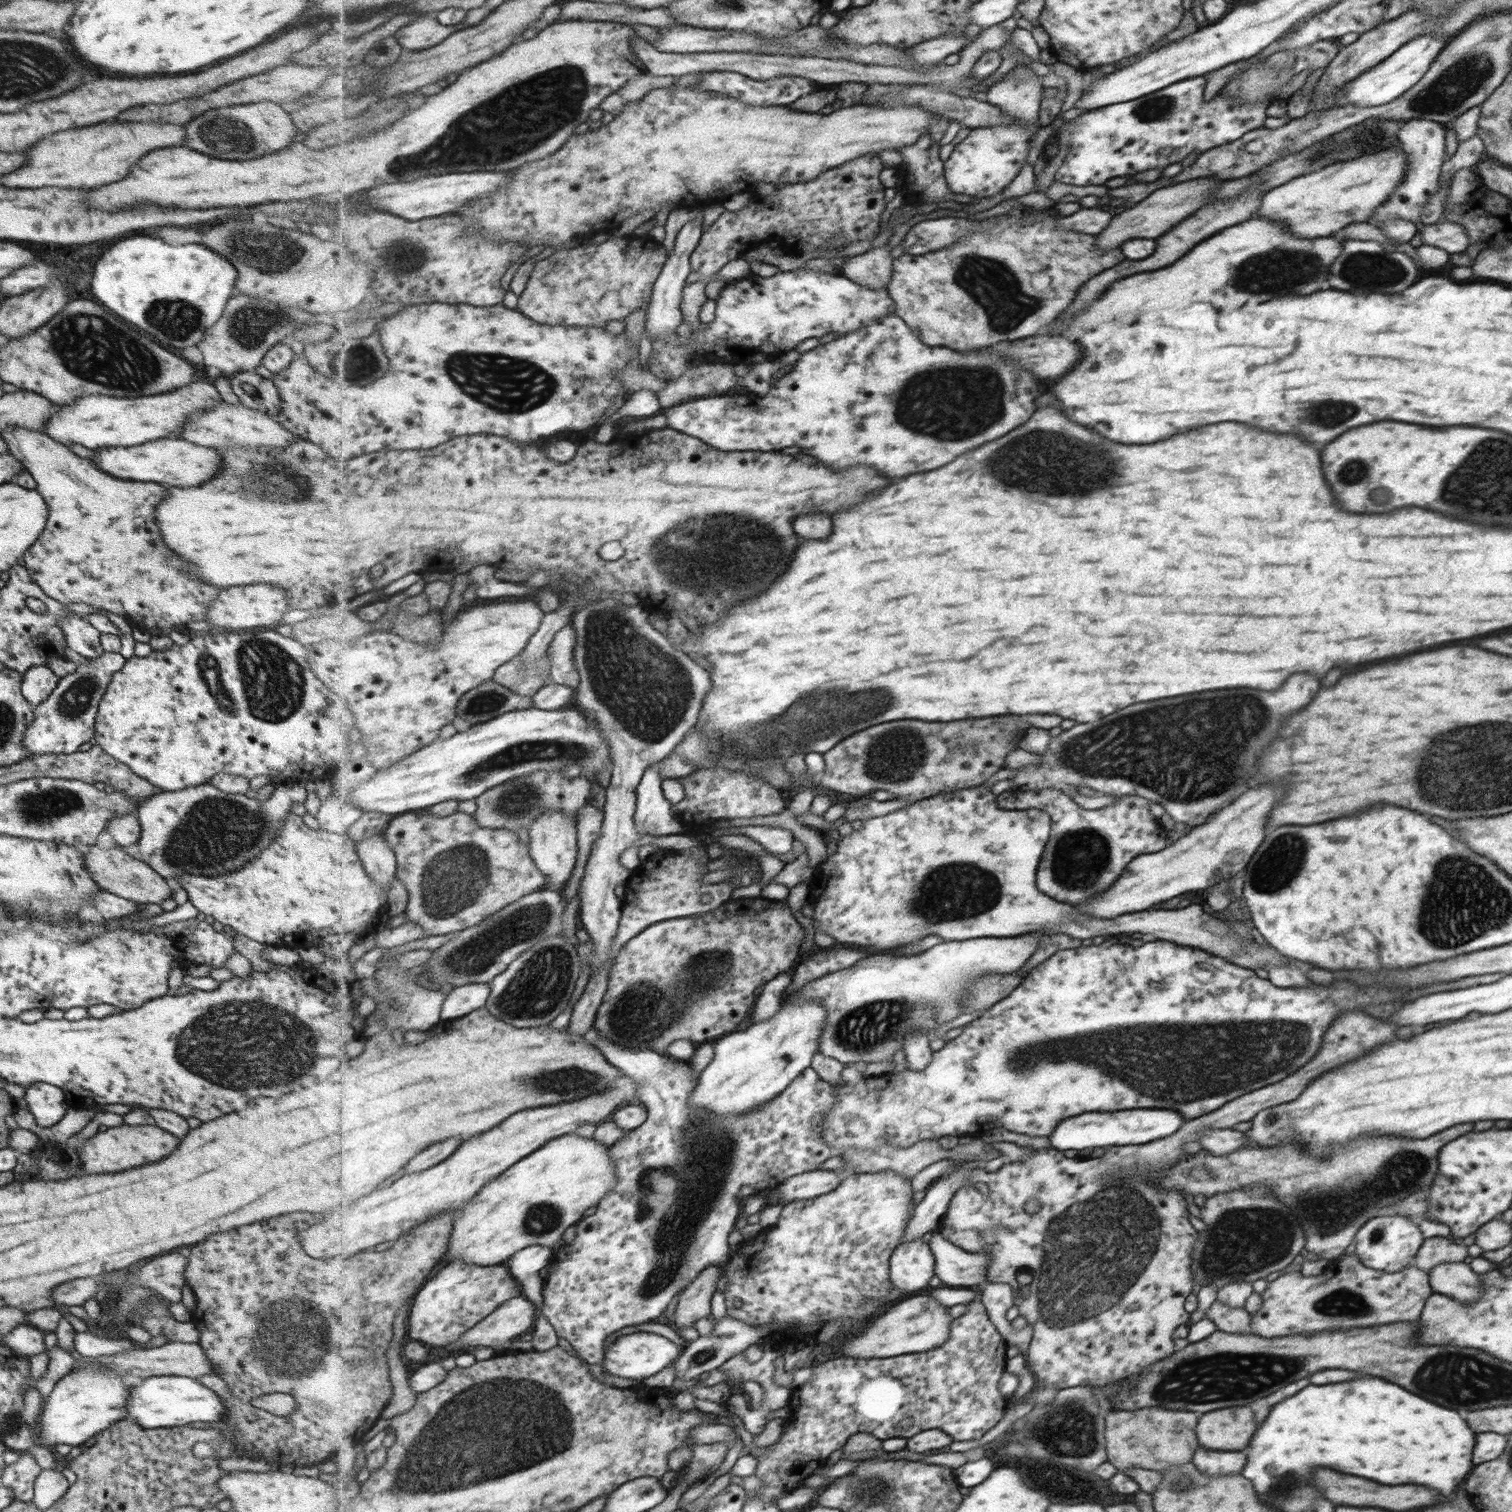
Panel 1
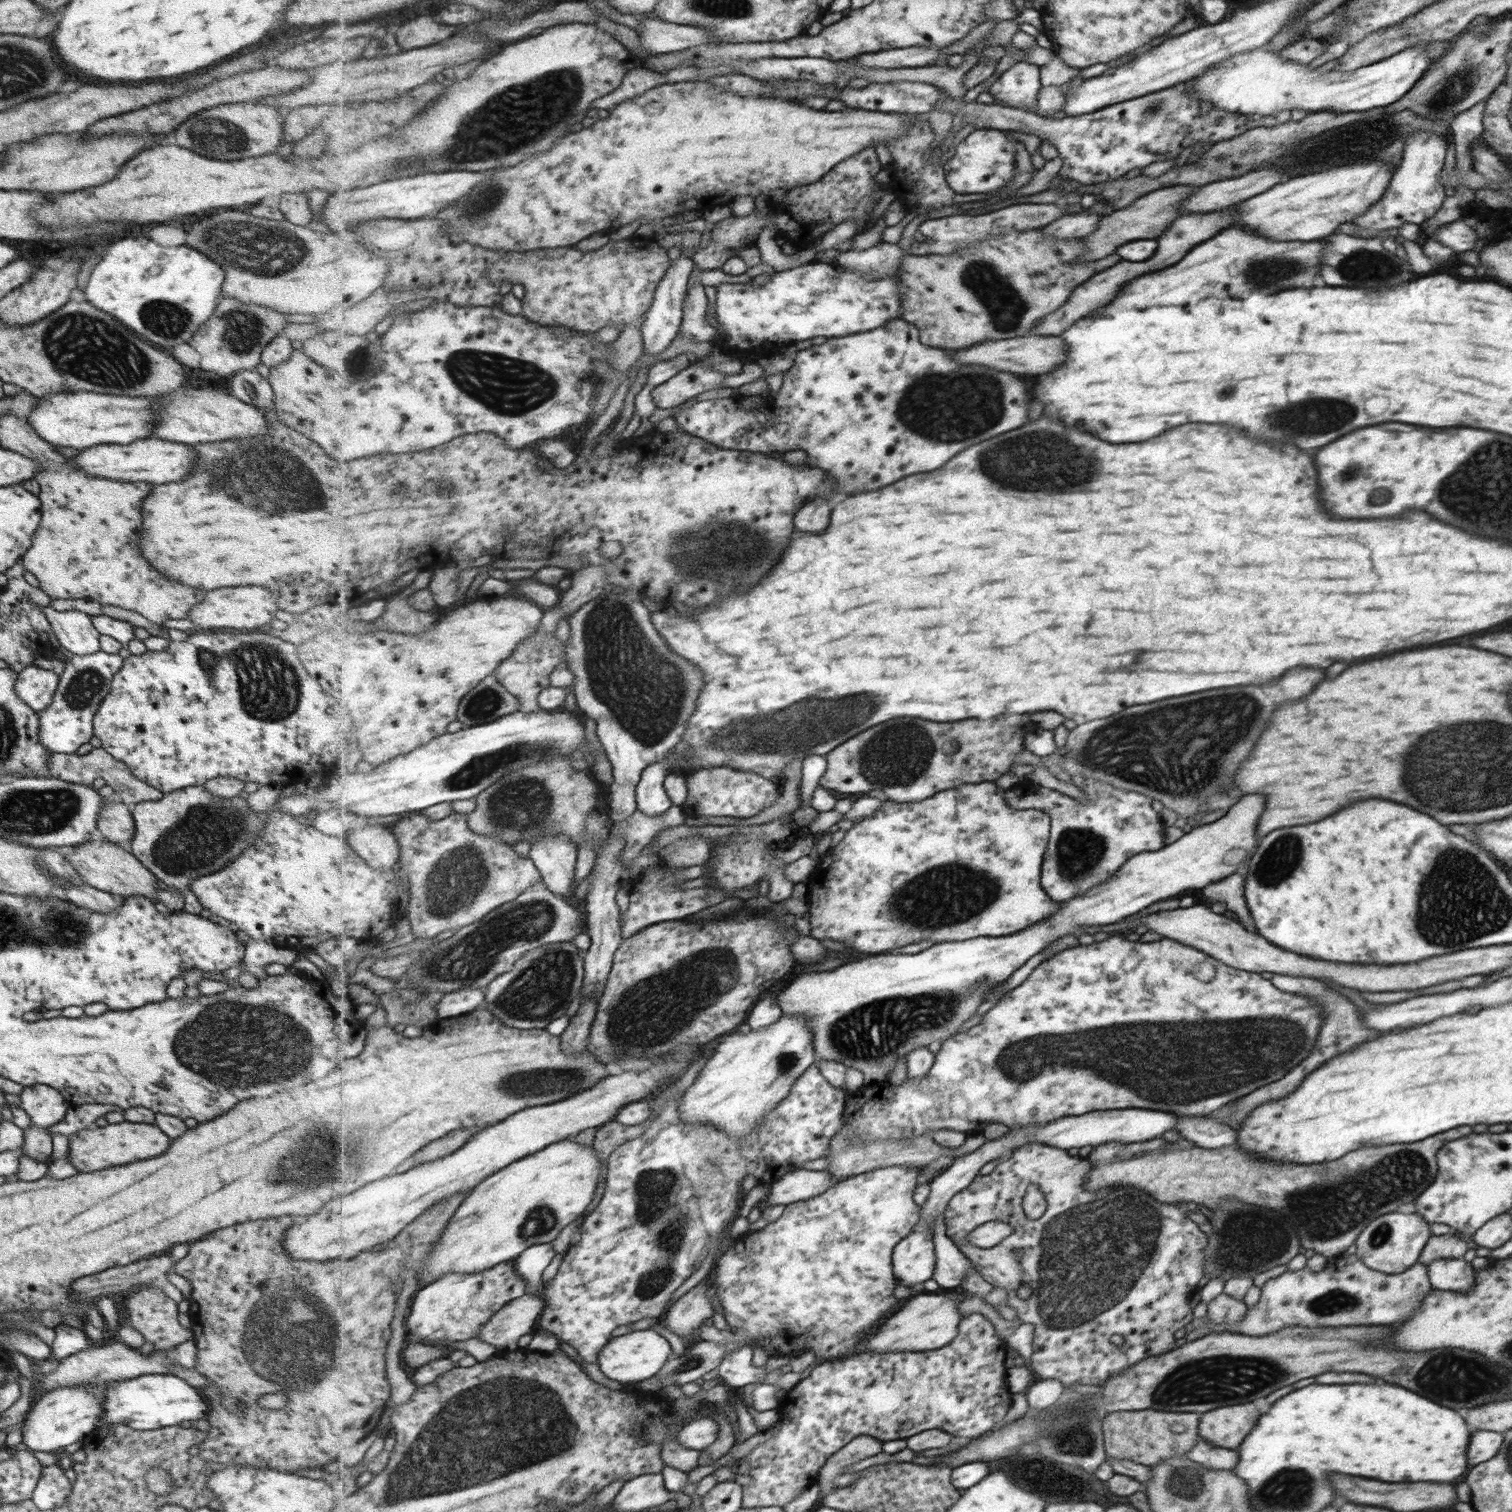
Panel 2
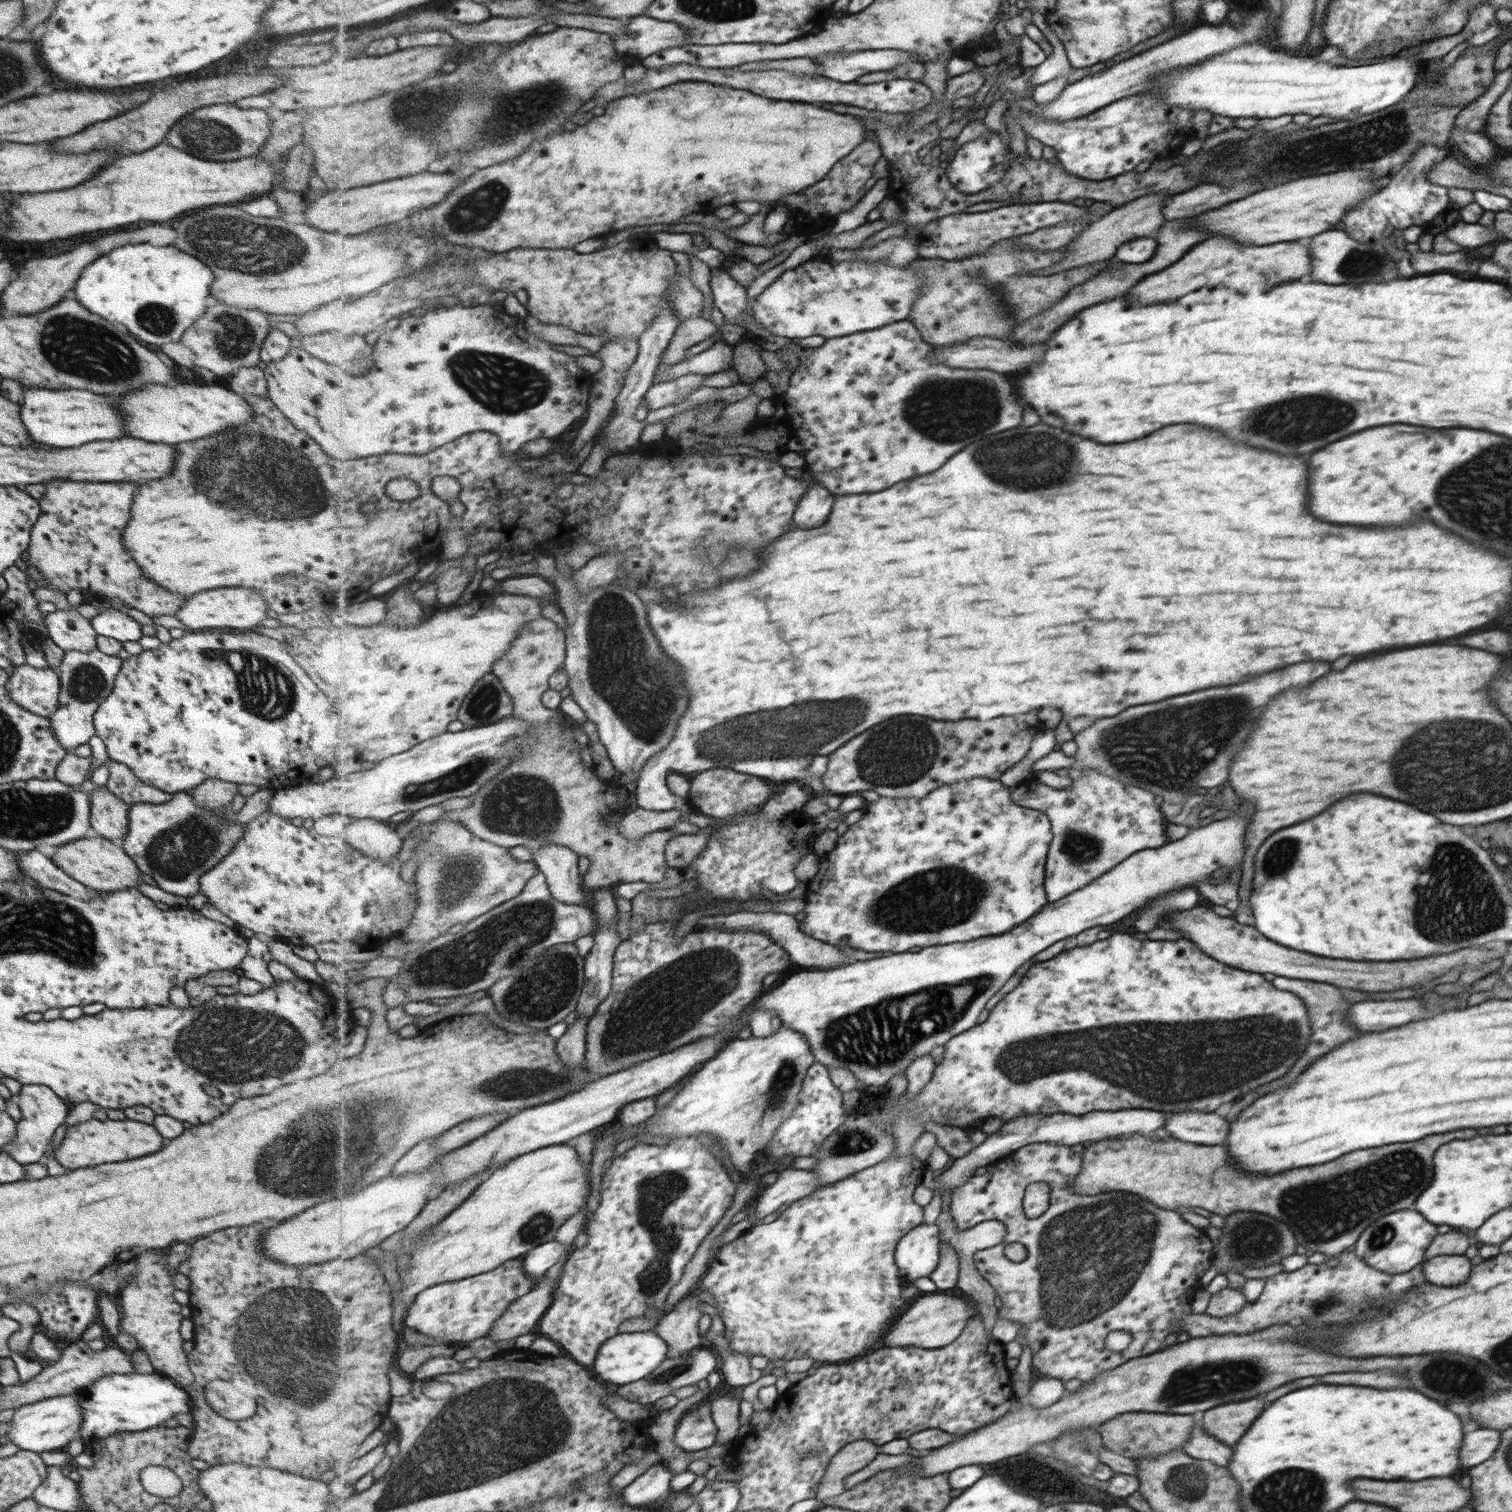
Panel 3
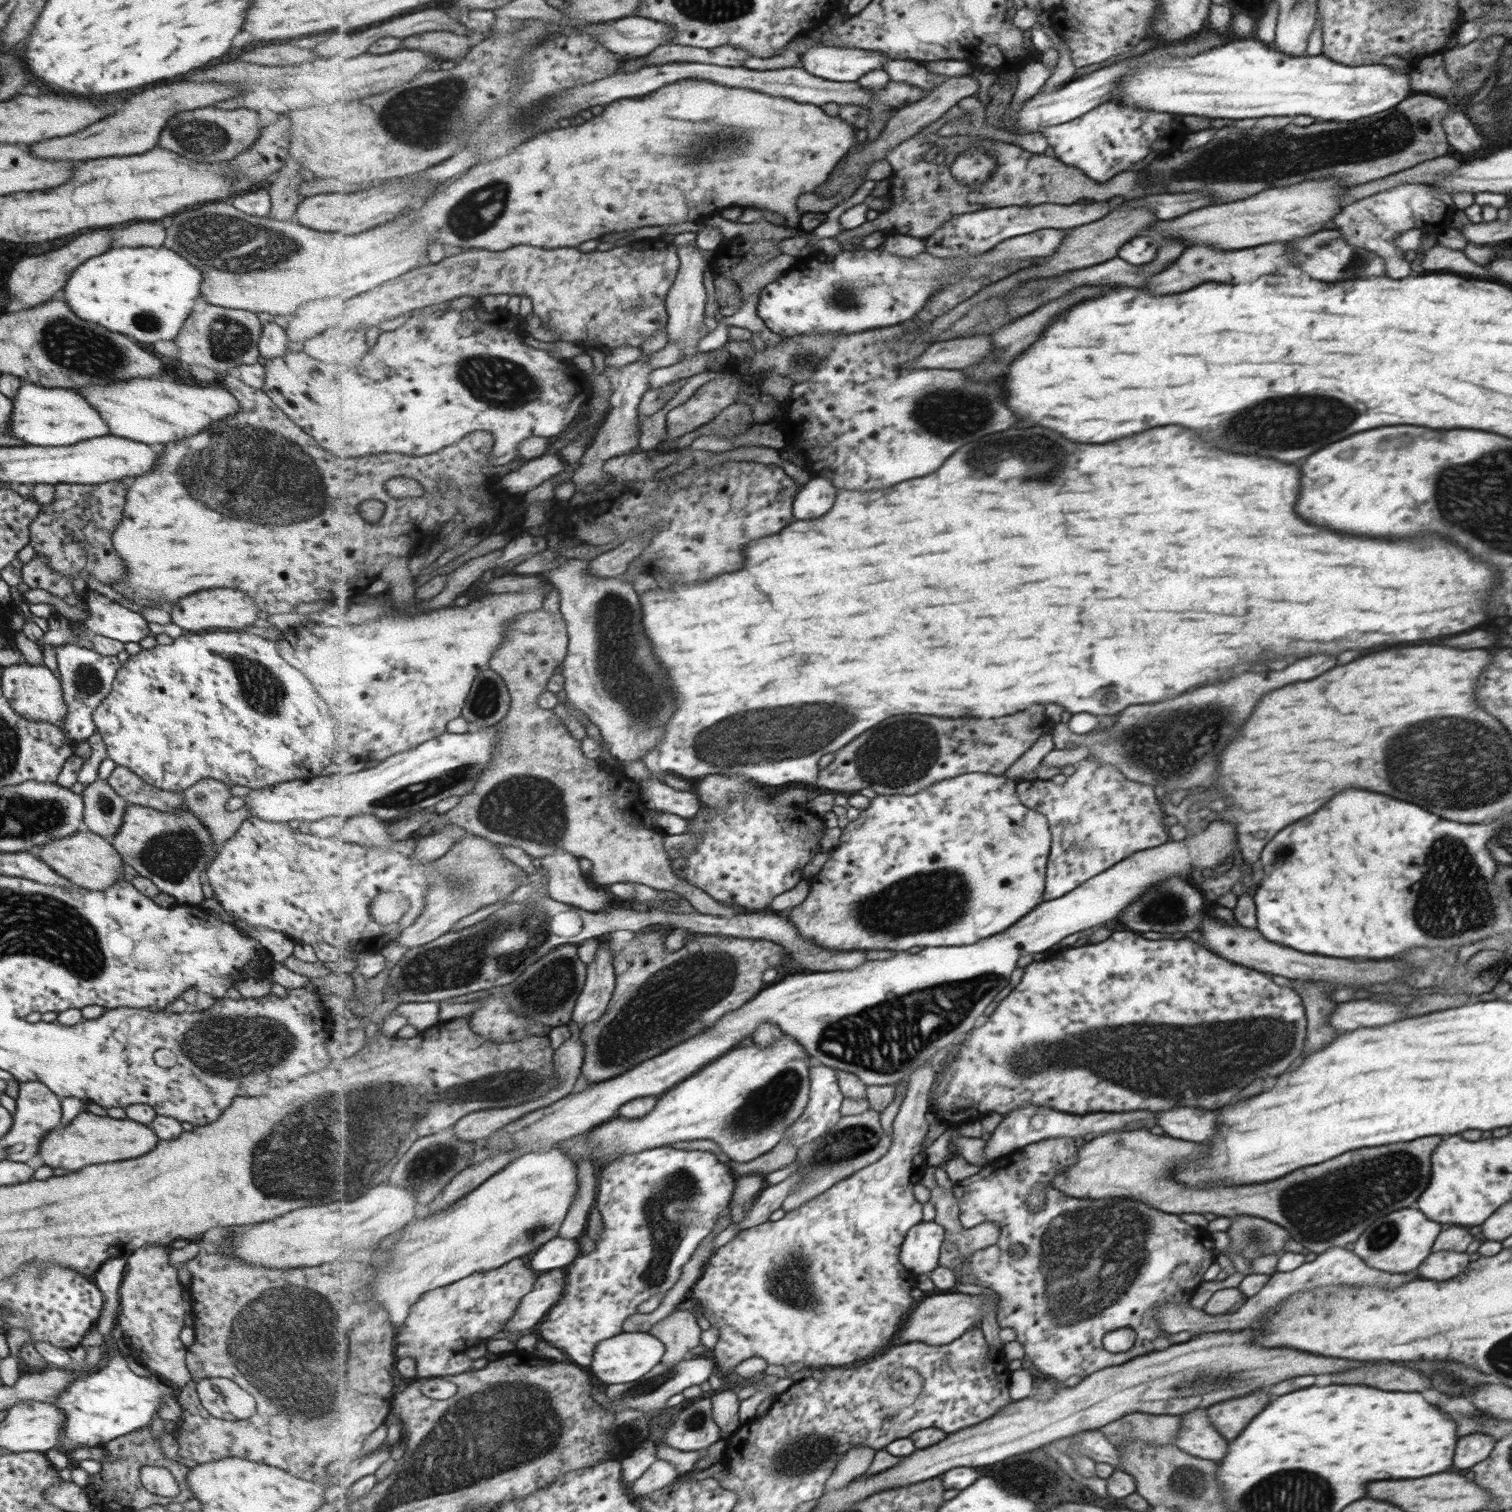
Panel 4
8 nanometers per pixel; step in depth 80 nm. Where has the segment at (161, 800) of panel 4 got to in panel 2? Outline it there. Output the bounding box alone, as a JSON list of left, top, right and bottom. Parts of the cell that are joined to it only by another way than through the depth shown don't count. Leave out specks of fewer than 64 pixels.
[47,747,163,807]

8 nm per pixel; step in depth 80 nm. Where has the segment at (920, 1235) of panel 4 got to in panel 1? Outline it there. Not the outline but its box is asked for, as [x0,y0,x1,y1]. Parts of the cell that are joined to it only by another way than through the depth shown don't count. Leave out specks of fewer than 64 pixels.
[892,1238,937,1294]

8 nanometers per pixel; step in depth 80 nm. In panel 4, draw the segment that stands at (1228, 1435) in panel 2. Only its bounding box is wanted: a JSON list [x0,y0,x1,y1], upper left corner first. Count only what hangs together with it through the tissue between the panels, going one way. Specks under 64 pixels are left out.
[1208,1392,1270,1440]

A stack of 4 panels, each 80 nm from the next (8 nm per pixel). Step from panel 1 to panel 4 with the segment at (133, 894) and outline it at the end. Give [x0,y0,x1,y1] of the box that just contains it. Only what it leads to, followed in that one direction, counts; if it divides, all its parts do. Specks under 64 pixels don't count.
[36,830,129,891]

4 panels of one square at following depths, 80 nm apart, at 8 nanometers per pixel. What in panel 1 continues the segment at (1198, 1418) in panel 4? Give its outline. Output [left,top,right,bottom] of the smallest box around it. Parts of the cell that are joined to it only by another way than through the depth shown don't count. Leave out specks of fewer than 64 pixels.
[1192,1446,1246,1476]

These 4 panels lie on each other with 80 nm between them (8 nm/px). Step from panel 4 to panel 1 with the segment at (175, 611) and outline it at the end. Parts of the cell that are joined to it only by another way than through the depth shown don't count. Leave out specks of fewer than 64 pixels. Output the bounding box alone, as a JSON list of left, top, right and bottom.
[205,584,289,632]

